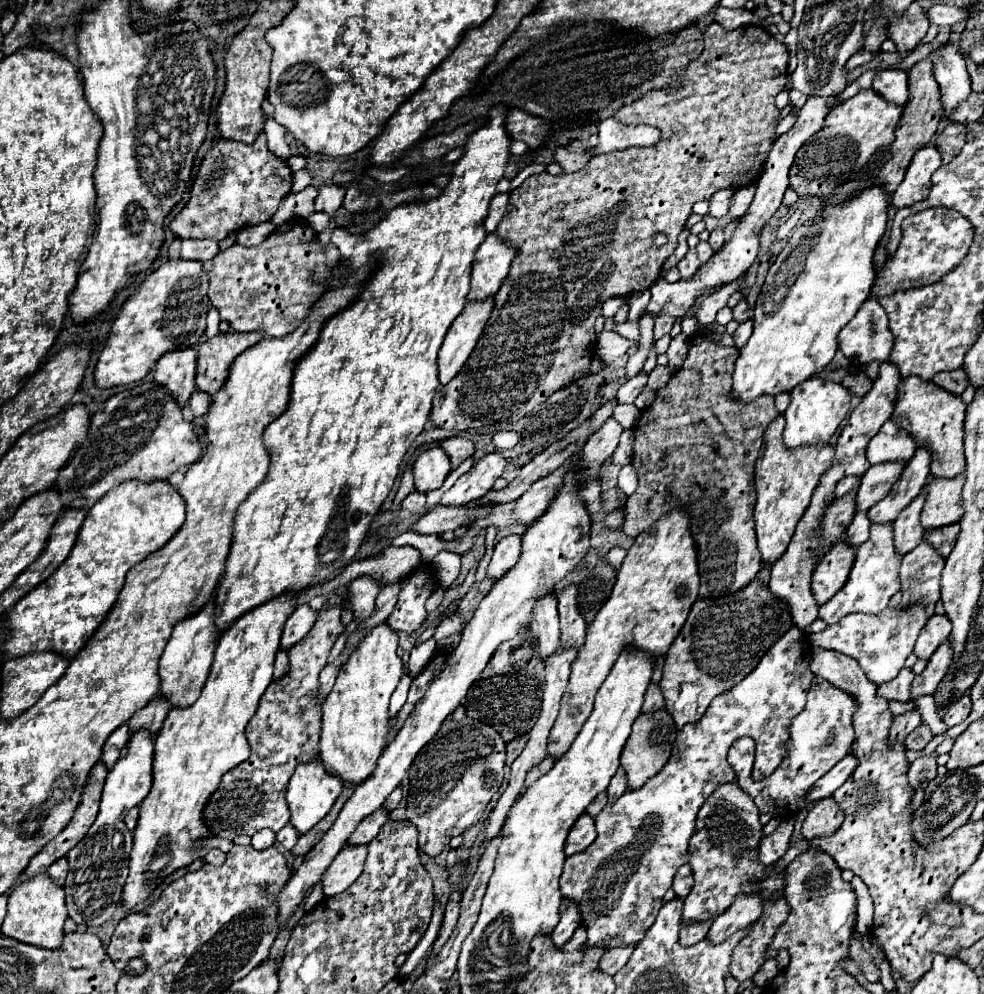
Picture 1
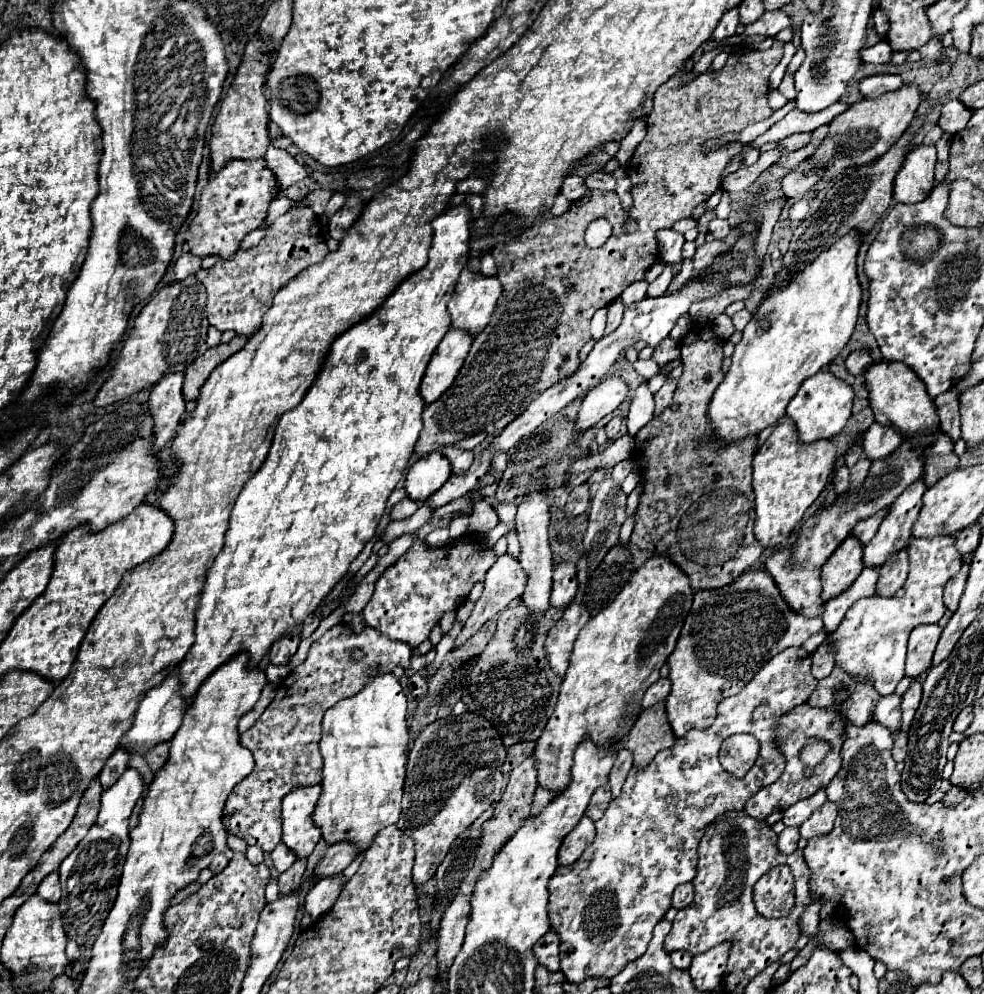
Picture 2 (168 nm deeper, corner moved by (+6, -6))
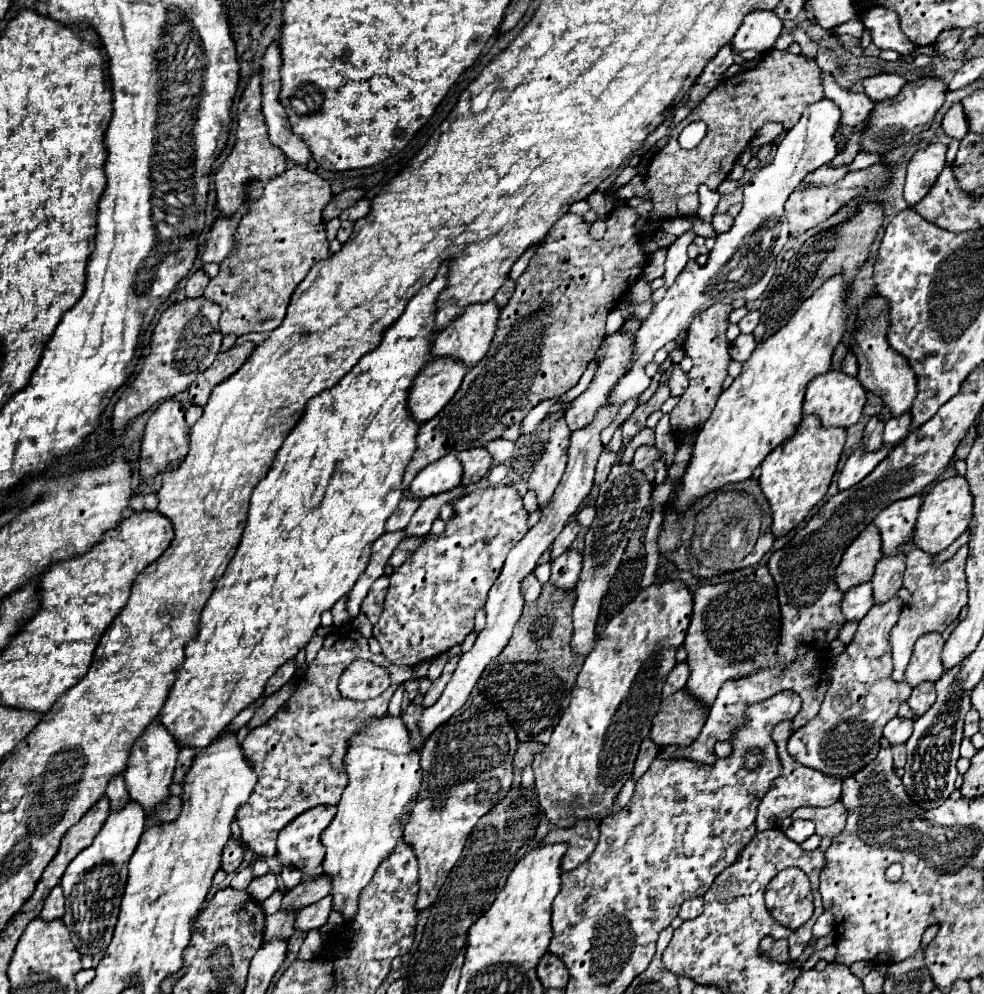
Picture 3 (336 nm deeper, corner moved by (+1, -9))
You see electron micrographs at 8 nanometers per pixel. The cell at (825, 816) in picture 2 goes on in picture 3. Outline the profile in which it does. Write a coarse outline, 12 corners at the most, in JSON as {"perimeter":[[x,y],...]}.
{"perimeter":[[800,807],[792,815],[816,823],[816,835],[836,837],[846,823],[846,809]]}

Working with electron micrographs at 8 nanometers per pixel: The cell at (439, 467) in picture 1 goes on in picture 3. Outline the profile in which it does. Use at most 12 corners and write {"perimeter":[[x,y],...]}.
{"perimeter":[[456,455],[422,469],[410,483],[418,499],[452,491],[462,481]]}

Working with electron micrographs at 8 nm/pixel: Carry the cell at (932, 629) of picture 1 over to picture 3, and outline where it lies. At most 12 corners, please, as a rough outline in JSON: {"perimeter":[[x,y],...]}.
{"perimeter":[[928,633],[914,645],[906,681],[916,687],[944,673],[944,637]]}

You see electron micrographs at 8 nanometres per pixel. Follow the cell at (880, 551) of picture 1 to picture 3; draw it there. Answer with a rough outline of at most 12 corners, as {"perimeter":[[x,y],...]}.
{"perimeter":[[862,583],[846,591],[842,613],[860,621],[870,609],[872,585]]}

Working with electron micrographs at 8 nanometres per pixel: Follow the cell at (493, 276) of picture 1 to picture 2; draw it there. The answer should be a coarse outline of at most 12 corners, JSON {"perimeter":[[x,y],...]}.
{"perimeter":[[465,266],[447,304],[453,328],[479,334],[503,286]]}

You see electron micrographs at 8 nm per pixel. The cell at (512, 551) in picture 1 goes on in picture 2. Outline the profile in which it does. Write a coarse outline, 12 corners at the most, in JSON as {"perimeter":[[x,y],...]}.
{"perimeter":[[511,554],[487,570],[453,646],[461,646],[491,616],[523,594],[527,576]]}

